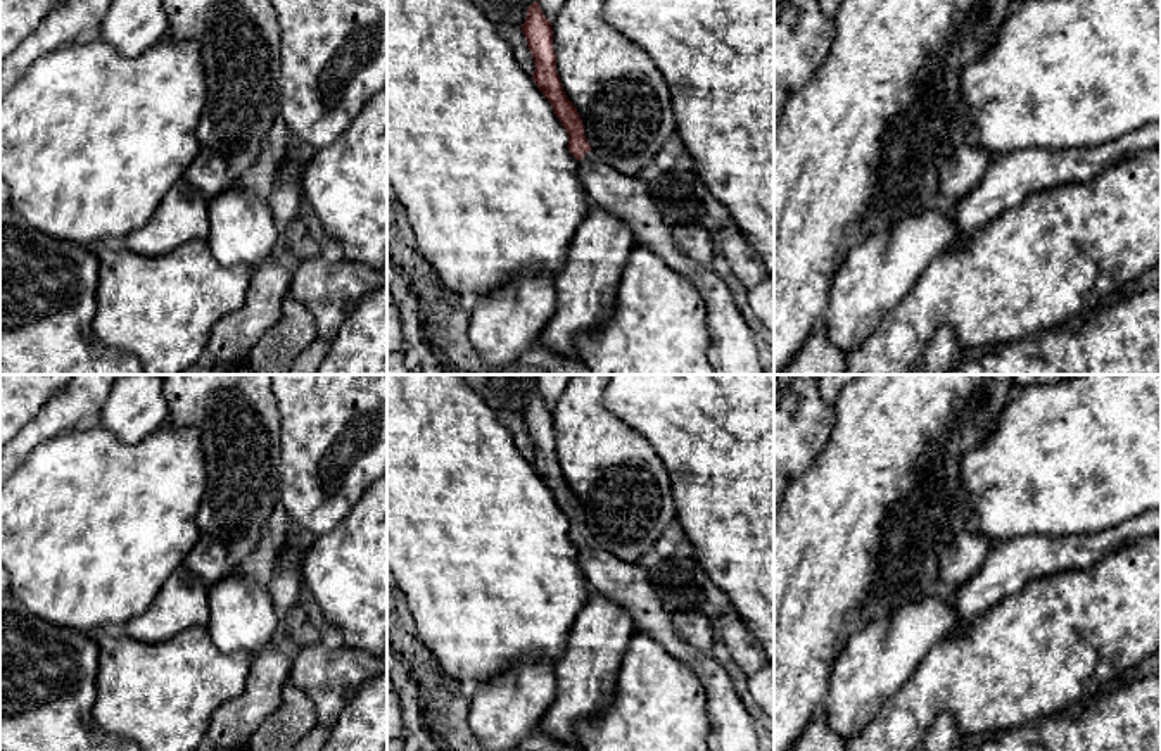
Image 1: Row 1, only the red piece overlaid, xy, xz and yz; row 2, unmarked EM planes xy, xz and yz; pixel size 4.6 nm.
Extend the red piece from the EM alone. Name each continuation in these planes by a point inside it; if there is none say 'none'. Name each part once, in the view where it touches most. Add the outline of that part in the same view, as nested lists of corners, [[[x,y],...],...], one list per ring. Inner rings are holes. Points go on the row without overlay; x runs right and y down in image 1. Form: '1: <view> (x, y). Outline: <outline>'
1: xz (628, 584). Outline: [[[586,542],[579,549],[579,565],[591,589],[631,615],[636,632],[651,637],[698,675],[714,723],[710,751],[767,751],[731,682],[731,668],[720,665],[712,653],[703,653],[677,635],[670,613],[662,606],[650,582],[648,570],[638,563],[620,561],[600,547],[587,549]]]

